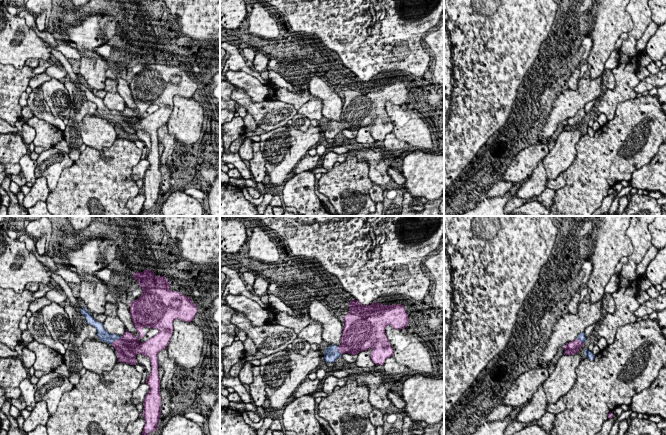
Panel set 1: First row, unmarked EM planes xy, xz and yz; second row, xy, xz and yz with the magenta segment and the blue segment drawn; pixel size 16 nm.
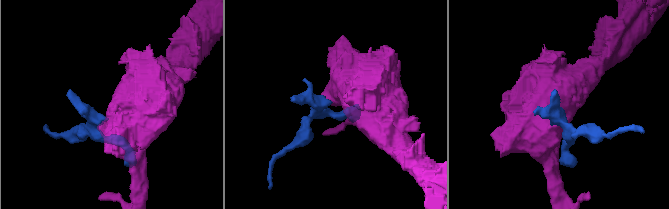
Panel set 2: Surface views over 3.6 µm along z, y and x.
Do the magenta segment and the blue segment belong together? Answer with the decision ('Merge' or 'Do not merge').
Merge

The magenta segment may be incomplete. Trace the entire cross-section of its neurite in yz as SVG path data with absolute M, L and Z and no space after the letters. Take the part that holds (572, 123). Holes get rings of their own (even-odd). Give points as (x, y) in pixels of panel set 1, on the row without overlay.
M580 109L574 117L567 119L563 125L564 131L573 131L579 128L579 125L586 119L585 109Z

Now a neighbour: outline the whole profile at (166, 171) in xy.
M167 163L166 165L160 165L160 172L161 172L161 193L165 194L172 187L170 184L172 169L169 163Z

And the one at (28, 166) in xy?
M24 155L20 161L21 171L26 179L26 182L35 183L36 176L35 176L35 169L37 166L36 160L32 160L30 155Z

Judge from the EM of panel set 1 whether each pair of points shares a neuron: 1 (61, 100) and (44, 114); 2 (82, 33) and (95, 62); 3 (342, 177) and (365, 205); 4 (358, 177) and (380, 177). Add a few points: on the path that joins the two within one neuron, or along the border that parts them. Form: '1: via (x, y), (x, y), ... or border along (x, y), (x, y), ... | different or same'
1: border along (38, 89), (42, 93), (50, 112), (62, 120) | different
2: via (87, 40), (88, 55) | same
3: via (347, 184), (356, 193), (358, 198) | same
4: border along (356, 157), (366, 162), (368, 177), (373, 183) | different

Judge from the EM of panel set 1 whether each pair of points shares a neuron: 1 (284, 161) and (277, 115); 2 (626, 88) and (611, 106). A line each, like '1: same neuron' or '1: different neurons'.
1: different neurons
2: same neuron

